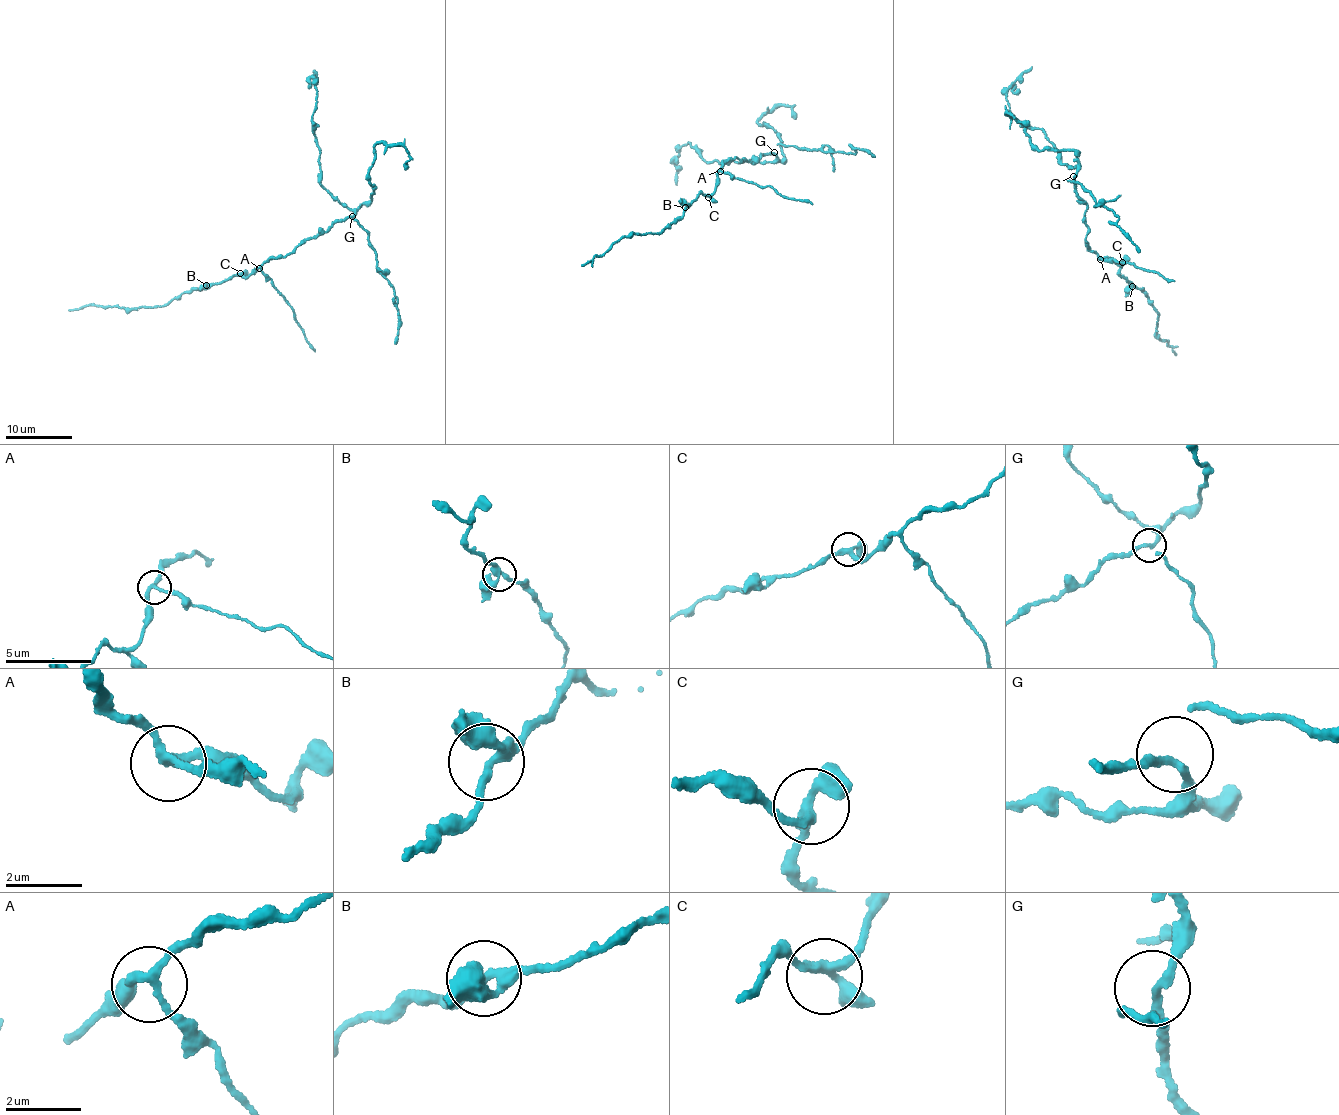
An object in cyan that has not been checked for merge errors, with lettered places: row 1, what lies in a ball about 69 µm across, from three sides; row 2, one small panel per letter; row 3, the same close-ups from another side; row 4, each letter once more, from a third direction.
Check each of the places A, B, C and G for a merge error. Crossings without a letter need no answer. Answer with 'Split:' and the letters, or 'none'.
Split: none

